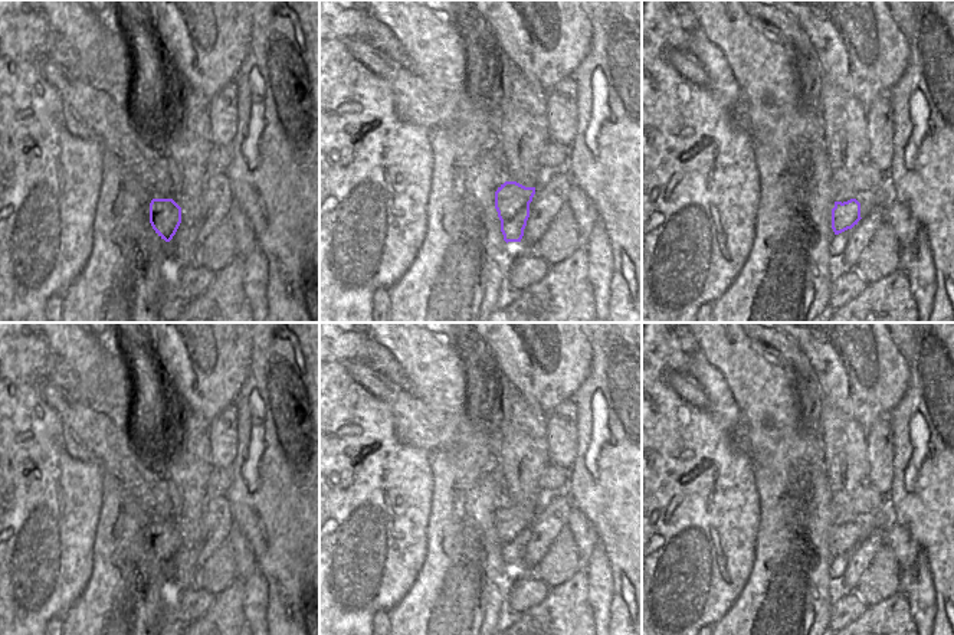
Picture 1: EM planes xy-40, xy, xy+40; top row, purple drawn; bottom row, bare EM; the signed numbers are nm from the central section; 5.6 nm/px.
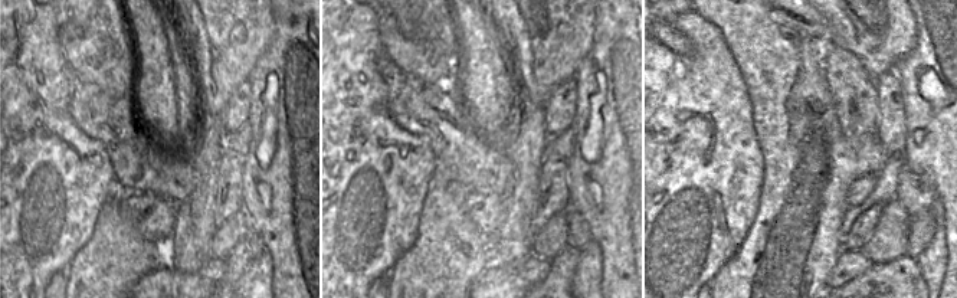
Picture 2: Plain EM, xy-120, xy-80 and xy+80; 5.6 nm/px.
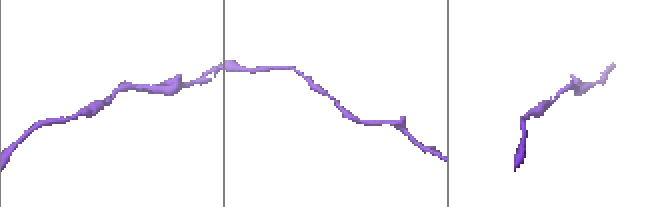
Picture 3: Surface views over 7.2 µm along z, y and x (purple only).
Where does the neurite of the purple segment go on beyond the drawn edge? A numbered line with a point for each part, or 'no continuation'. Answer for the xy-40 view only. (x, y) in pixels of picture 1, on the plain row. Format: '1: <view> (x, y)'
no continuation

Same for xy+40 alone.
no continuation

